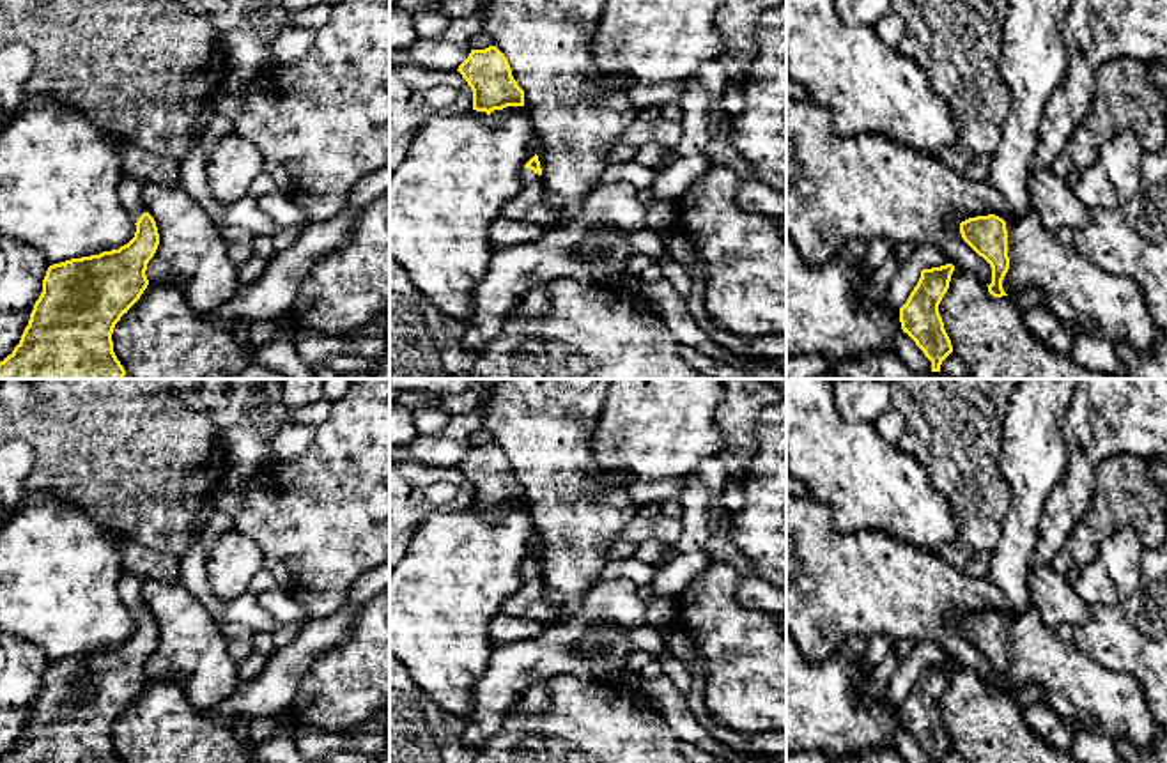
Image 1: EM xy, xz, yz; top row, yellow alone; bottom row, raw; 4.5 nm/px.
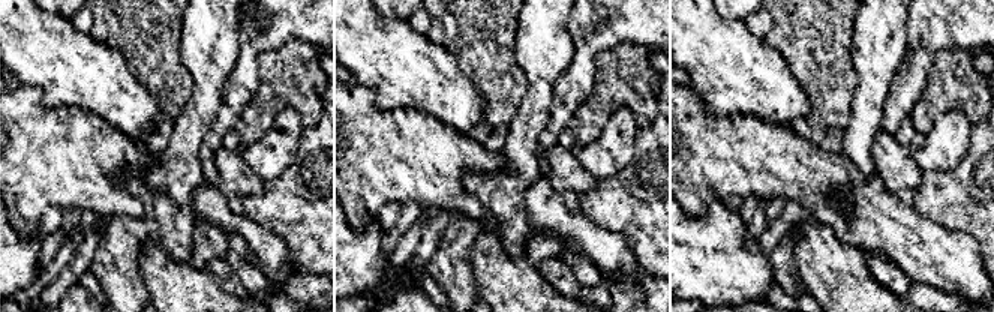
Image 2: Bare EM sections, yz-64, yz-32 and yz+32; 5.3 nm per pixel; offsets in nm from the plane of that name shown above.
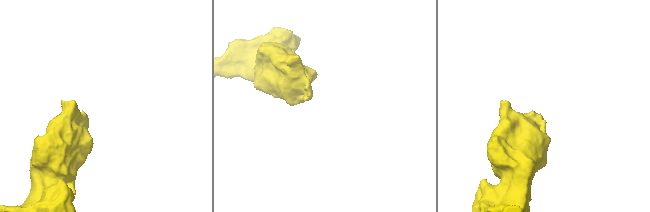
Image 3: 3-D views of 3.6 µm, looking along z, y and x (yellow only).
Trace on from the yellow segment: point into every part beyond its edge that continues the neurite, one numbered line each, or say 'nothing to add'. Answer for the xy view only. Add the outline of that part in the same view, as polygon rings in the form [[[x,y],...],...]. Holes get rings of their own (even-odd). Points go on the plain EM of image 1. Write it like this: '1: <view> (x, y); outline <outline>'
1: xy (130, 588); outline [[[124,570],[122,579],[119,582],[119,595],[129,611],[131,618],[136,620],[138,614],[147,609],[143,598],[142,598],[142,586],[143,586],[142,577],[128,574]]]

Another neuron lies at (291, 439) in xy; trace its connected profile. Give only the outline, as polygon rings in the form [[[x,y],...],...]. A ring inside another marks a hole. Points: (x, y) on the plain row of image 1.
[[[285,421],[271,443],[271,460],[290,460],[301,455],[317,432],[317,427]]]

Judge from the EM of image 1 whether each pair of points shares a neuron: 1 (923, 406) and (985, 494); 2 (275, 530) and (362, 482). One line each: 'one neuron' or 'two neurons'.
1: one neuron
2: one neuron

